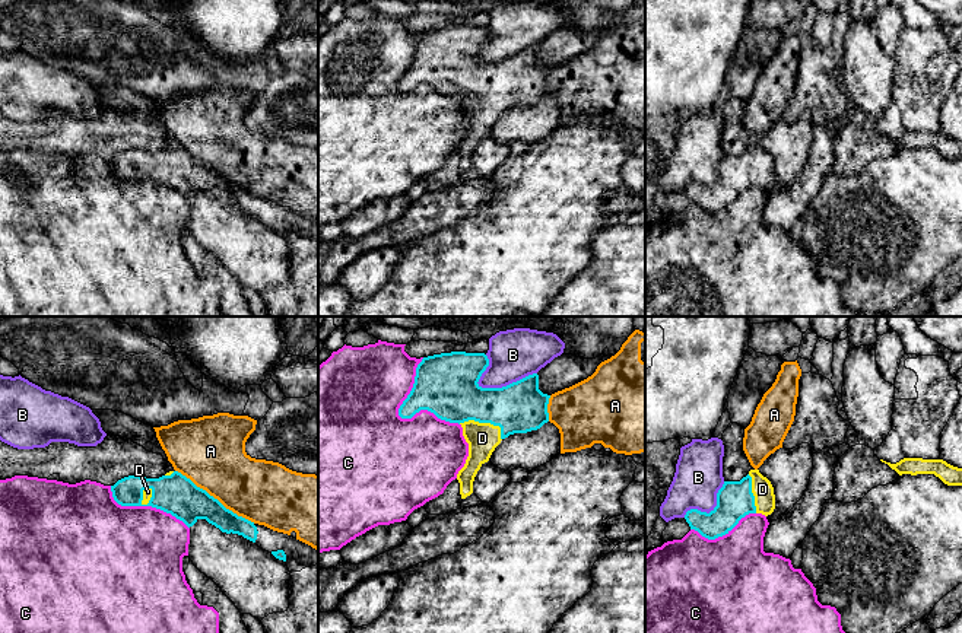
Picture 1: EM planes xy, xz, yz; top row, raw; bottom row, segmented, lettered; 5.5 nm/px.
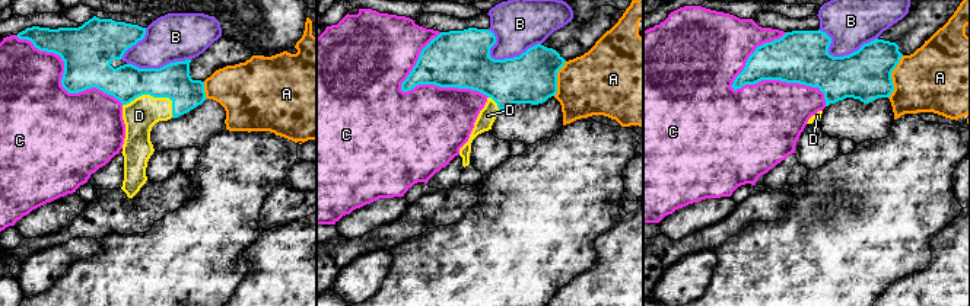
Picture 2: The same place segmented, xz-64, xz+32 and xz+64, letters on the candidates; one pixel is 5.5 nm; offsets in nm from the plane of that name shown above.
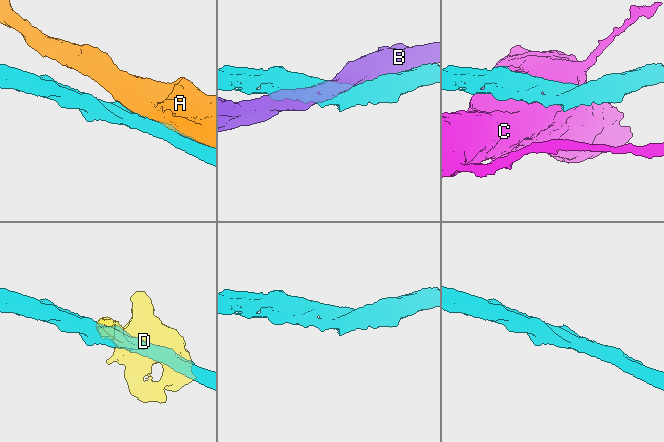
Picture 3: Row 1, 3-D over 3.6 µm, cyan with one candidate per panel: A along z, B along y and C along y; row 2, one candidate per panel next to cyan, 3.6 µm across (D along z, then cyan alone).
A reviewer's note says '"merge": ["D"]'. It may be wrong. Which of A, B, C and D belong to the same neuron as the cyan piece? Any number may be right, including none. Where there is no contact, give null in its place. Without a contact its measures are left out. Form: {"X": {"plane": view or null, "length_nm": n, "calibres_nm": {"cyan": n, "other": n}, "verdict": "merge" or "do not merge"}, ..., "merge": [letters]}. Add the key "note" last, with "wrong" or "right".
{"A": {"plane": "xy", "length_nm": 550, "calibres_nm": {"cyan": 220, "other": 380}, "verdict": "do not merge"}, "B": {"plane": "xz", "length_nm": 340, "calibres_nm": {"cyan": 280, "other": 280}, "verdict": "do not merge"}, "C": {"plane": "xz", "length_nm": 420, "calibres_nm": {"cyan": 260, "other": 500}, "verdict": "do not merge"}, "D": {"plane": "xz", "length_nm": 260, "calibres_nm": {"cyan": 300, "other": 170}, "verdict": "merge"}, "merge": ["D"], "note": "right"}

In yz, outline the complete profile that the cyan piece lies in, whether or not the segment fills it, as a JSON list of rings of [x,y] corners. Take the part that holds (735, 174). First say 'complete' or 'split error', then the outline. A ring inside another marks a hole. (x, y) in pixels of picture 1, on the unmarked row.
split error; [[[750,143],[740,155],[724,155],[717,166],[717,179],[709,185],[690,182],[685,193],[690,203],[708,213],[728,207],[749,187],[771,188],[775,168],[771,155],[759,143]]]

